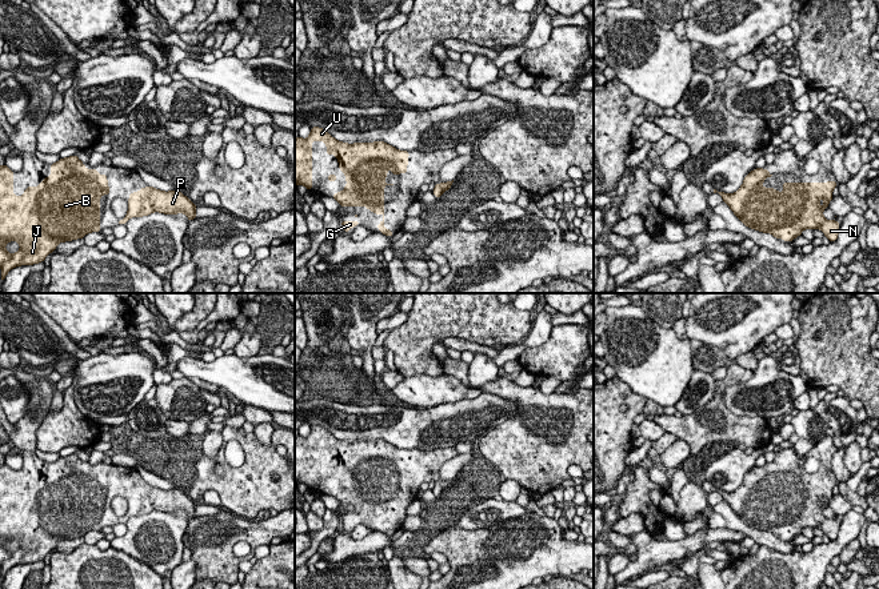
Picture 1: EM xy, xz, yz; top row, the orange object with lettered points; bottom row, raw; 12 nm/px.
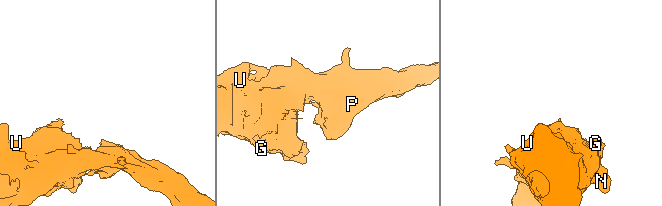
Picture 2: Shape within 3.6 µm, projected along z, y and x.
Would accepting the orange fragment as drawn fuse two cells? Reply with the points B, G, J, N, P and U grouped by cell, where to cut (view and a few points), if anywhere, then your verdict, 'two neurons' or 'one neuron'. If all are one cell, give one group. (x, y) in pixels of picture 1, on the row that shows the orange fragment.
groups B G J N P U; cut none; one neuron

